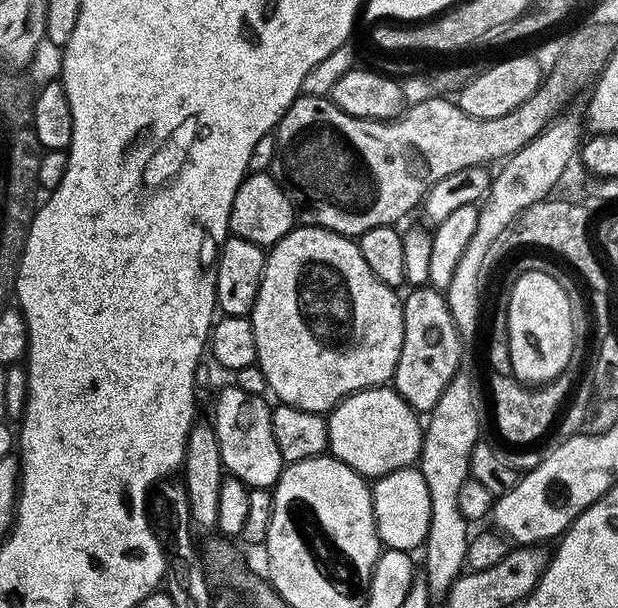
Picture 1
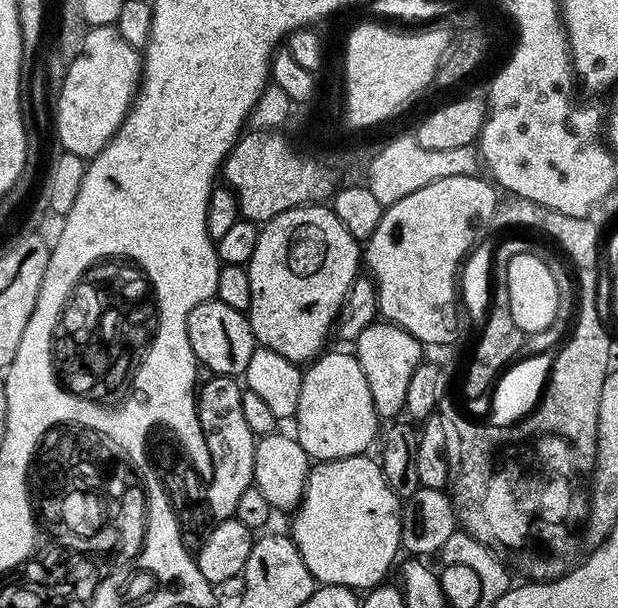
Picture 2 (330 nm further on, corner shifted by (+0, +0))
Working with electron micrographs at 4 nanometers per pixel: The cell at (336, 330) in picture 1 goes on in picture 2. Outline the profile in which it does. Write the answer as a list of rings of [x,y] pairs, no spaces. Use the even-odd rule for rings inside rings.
[[[314,203],[291,208],[267,221],[260,228],[258,246],[254,246],[254,254],[246,267],[250,278],[250,306],[246,315],[257,345],[303,365],[317,359],[325,351],[324,343],[328,336],[330,340],[344,299],[358,278],[359,272],[356,271],[362,268],[362,248],[350,230],[338,222],[331,207]]]

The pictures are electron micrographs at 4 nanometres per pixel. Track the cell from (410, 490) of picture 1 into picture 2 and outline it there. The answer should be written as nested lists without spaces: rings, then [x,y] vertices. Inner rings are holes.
[[[371,455],[347,456],[341,460],[325,460],[309,471],[304,487],[304,496],[295,509],[290,535],[296,548],[302,554],[302,562],[312,577],[321,585],[337,584],[353,590],[371,590],[383,583],[392,563],[395,565],[396,552],[400,546],[400,514],[402,500],[387,484],[381,465],[371,460]]]

